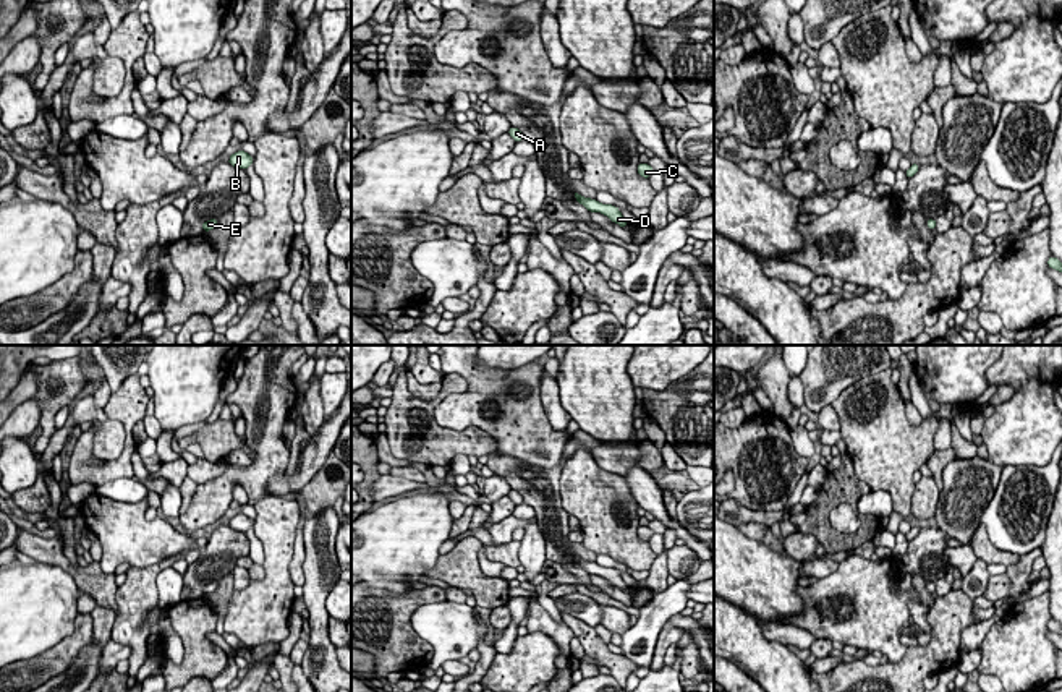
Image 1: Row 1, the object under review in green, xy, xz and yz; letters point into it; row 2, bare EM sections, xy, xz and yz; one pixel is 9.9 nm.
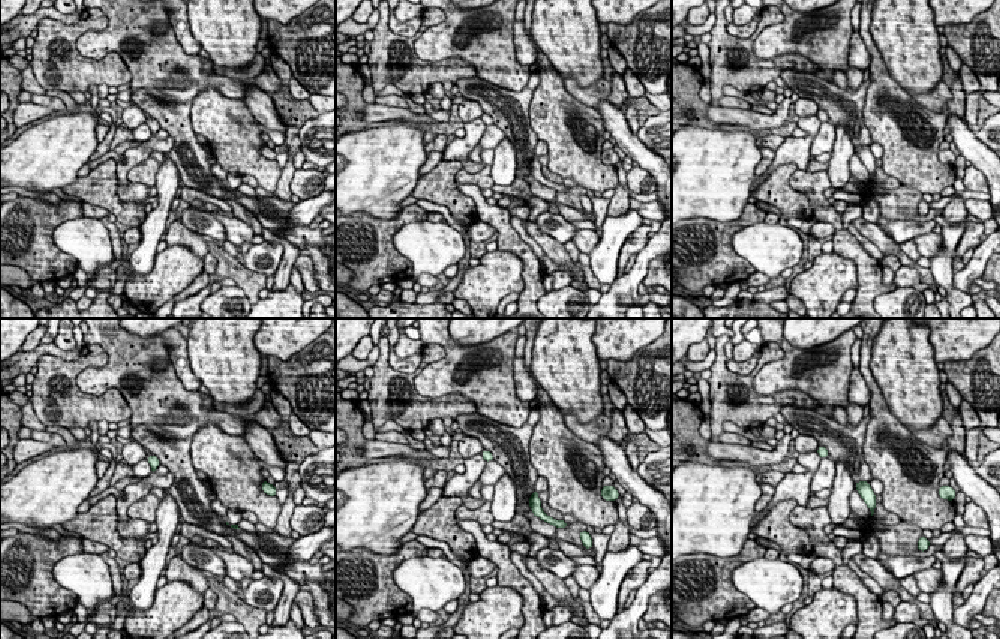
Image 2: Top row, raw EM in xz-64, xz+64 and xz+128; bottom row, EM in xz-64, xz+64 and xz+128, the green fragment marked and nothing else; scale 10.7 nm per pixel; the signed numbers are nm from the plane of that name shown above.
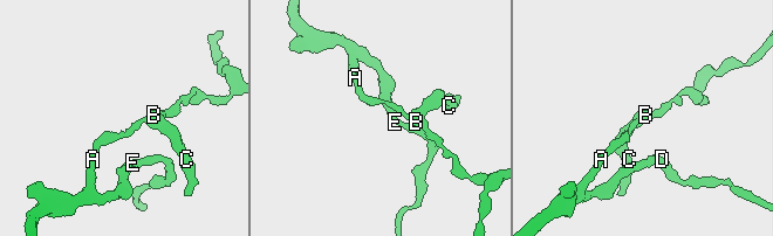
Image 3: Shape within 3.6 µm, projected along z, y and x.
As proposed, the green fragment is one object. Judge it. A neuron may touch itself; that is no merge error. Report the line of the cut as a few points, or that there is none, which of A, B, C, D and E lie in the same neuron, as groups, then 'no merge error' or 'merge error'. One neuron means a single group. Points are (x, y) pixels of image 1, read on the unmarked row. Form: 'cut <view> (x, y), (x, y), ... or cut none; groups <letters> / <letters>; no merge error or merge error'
cut none; groups A B C D E; no merge error

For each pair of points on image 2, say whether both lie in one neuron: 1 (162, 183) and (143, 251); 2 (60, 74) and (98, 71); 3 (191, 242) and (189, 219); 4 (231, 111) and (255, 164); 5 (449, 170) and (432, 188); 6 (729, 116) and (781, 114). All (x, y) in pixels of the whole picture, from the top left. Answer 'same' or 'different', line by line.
1: same
2: same
3: different
4: same
5: same
6: same

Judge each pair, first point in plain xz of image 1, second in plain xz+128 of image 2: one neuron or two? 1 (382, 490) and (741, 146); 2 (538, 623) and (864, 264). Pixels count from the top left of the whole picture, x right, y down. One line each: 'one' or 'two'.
1: two
2: one

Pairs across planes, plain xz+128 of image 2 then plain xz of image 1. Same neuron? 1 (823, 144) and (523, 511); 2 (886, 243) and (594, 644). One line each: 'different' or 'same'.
1: same
2: same

